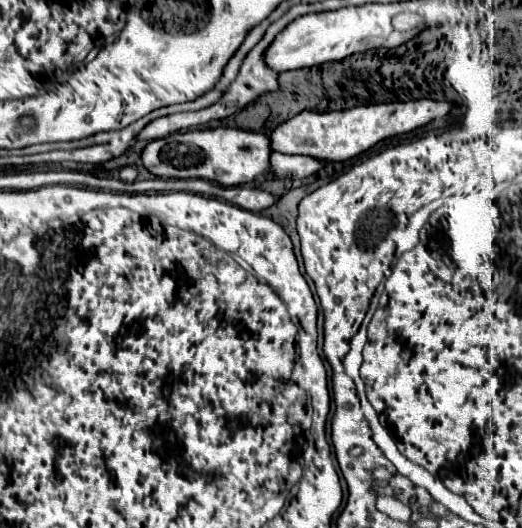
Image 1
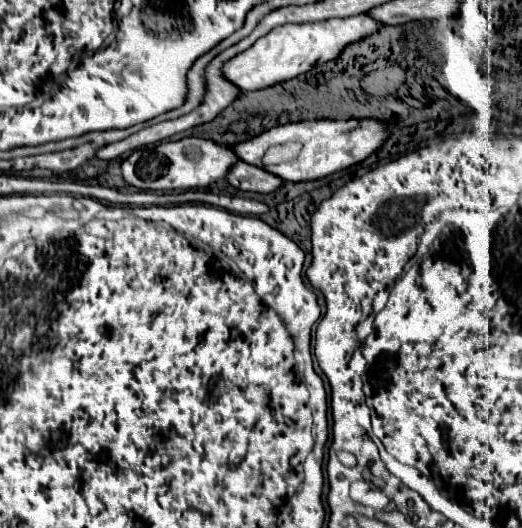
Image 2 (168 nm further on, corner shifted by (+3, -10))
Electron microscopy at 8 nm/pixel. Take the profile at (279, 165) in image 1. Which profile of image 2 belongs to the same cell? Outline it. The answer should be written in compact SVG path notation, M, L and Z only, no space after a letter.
M246 162L236 164L236 168L232 168L232 170L234 172L230 172L226 180L240 190L268 194L268 192L276 192L278 188L282 188L286 184L284 178L280 178L276 174L272 176L272 172L252 166L252 164L246 164Z

